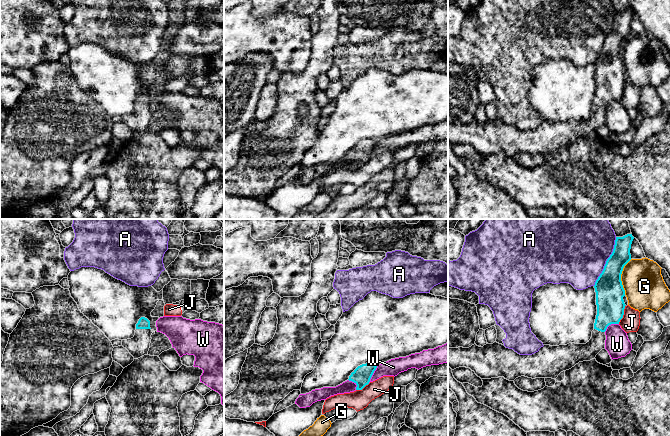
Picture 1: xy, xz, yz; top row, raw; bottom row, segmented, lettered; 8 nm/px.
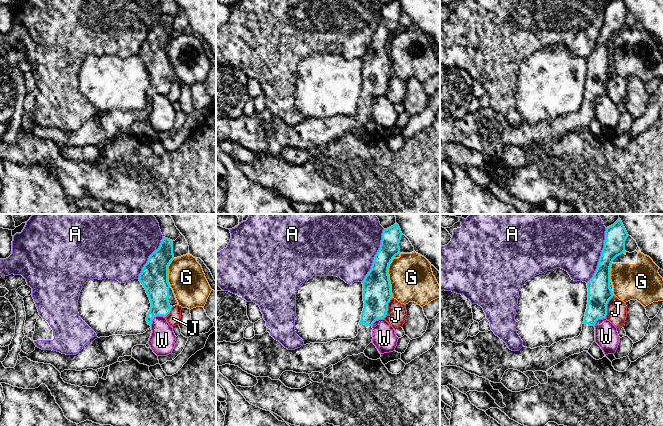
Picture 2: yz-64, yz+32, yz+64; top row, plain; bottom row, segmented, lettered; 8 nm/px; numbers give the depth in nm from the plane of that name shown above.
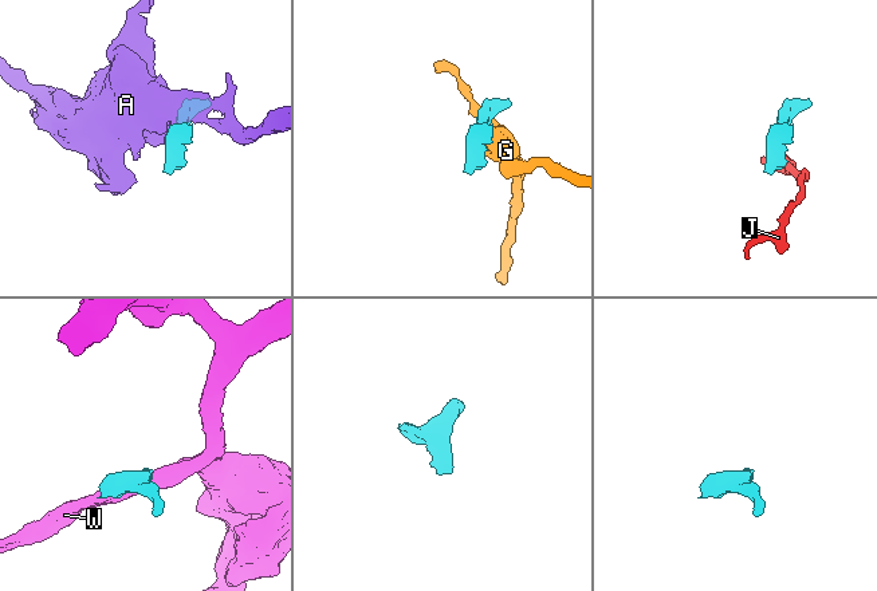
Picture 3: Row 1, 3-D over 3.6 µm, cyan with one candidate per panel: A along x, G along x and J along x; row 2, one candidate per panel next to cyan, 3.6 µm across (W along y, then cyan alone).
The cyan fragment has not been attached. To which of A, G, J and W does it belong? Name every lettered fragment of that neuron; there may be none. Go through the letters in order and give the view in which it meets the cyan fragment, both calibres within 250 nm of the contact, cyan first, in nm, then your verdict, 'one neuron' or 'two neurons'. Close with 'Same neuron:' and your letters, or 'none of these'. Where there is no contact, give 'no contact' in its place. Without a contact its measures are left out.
A: yz | 220/480 nm | two neurons
G: yz | 220/320 nm | two neurons
J: yz | 220/150 nm | two neurons
W: xz | 150/140 nm | two neurons
Same neuron: none of these

